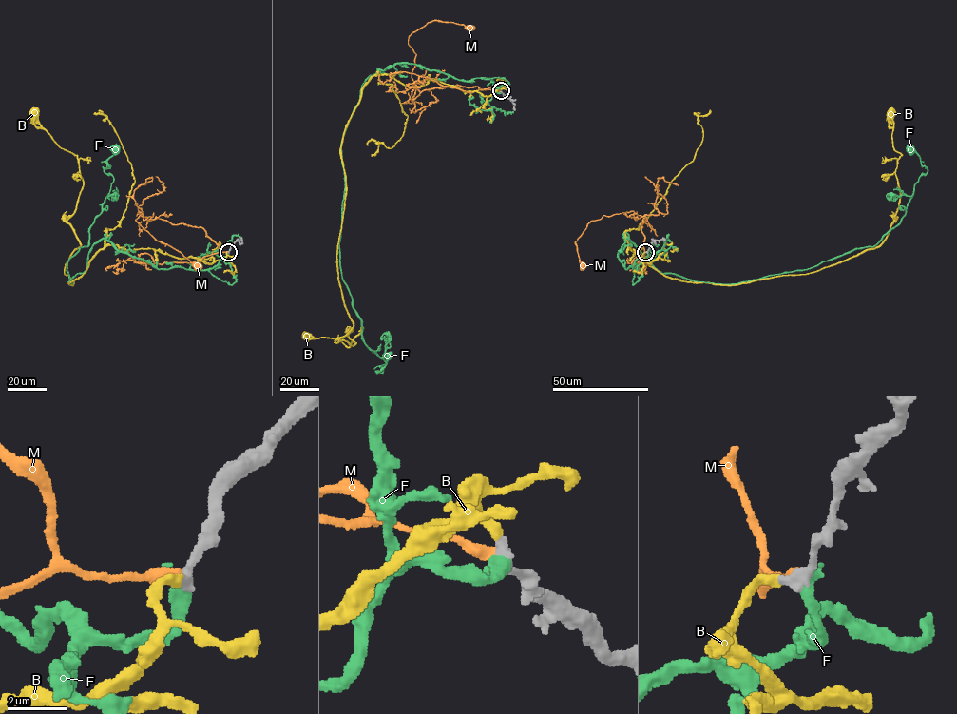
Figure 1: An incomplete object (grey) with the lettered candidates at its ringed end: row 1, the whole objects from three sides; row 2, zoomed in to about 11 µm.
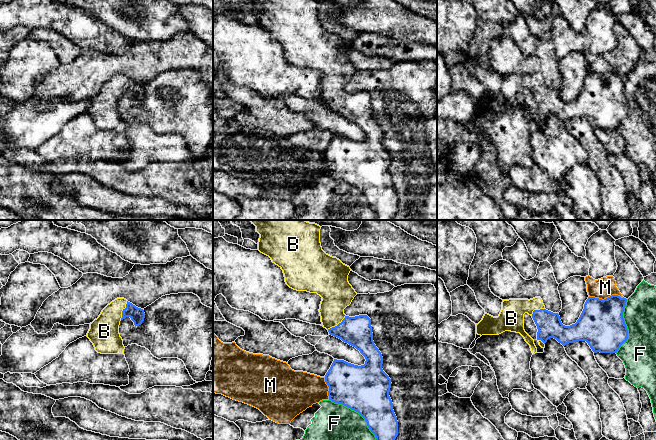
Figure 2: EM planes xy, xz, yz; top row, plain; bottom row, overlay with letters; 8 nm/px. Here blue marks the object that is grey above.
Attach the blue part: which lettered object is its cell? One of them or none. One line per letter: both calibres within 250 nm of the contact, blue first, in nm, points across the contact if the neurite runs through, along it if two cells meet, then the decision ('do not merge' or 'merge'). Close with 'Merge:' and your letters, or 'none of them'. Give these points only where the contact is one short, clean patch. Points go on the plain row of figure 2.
B: 240 nm thick on the blue side, 240 nm on the other; runs through xz (356, 107), (338, 100), (337, 69); merge
F: 380 nm thick on the blue side, 480 nm on the other; do not merge
M: 360 nm thick on the blue side, 160 nm on the other; border along yz (589, 72), (602, 75), (612, 71), (623, 73); do not merge
Merge: B

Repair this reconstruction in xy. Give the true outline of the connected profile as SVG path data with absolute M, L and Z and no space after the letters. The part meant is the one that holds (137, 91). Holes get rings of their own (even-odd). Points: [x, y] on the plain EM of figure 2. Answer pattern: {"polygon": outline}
{"polygon": "M117 74L108 80L99 93L90 99L87 113L95 126L101 130L123 130L123 116L119 110L120 97L130 93L135 102L142 100L144 86L136 83L124 74Z"}

